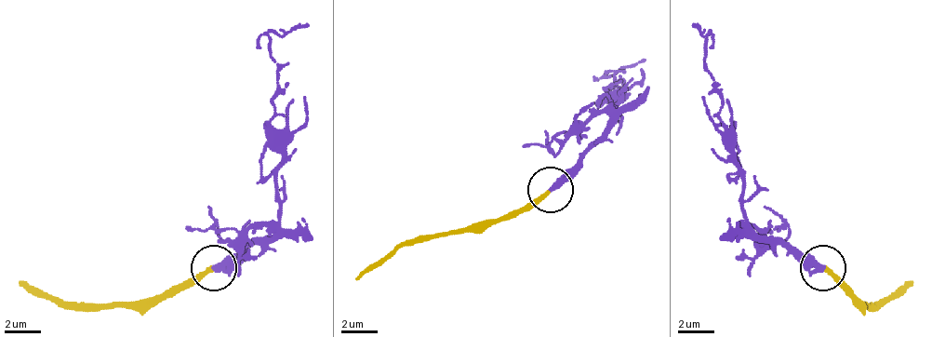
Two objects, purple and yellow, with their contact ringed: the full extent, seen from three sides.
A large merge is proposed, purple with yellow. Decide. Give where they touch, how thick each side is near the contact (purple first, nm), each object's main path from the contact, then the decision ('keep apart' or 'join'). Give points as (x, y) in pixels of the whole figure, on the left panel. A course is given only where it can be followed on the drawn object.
(213, 267) | 360/240 nm | purple via (212, 268), (230, 268), (280, 222), (280, 131), (272, 117), (272, 40), (308, 21) | yellow via (212, 268), (157, 301), (71, 305), (20, 282) | join

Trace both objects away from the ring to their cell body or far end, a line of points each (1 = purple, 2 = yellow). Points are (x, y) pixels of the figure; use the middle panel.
1: (549, 188), (617, 115), (617, 101), (608, 87), (608, 74), (645, 60)
2: (549, 188), (494, 221), (407, 238), (357, 280)

